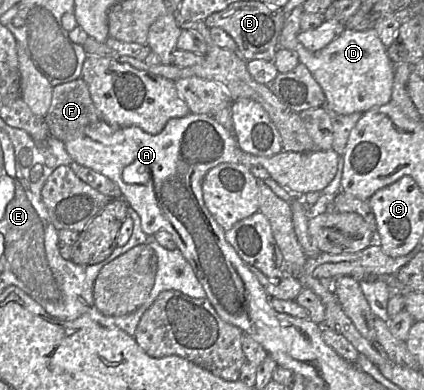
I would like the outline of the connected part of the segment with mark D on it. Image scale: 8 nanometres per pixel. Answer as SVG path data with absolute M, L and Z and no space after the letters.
M374 28L355 31L345 29L326 47L309 51L297 39L279 36L279 48L295 51L300 63L304 64L322 87L326 105L338 114L365 113L391 100L395 64L387 53Z

